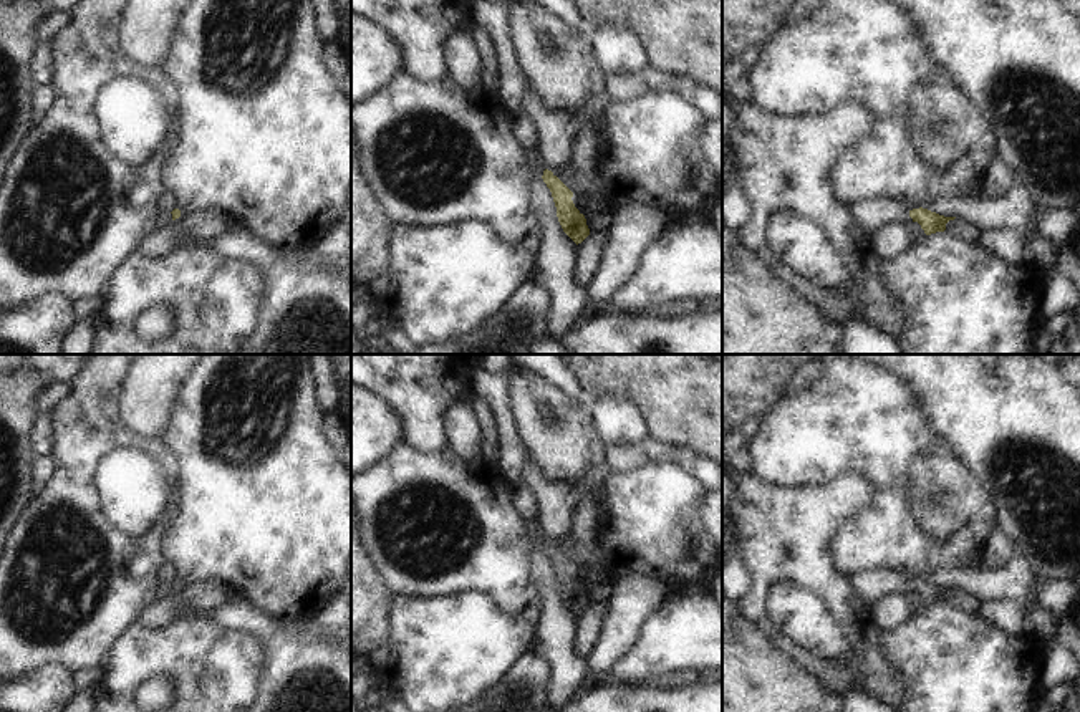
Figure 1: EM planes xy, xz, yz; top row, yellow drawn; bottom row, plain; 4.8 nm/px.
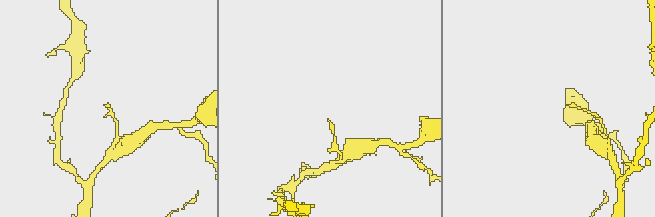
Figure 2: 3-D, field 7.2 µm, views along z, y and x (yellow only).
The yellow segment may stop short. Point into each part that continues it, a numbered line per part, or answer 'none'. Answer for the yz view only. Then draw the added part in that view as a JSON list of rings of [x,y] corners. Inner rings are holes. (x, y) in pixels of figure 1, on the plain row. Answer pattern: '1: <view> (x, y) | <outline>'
1: yz (870, 585) | [[[860,570],[846,580],[856,596],[870,606],[878,604],[891,594],[906,596],[913,593],[909,580],[894,570]]]

